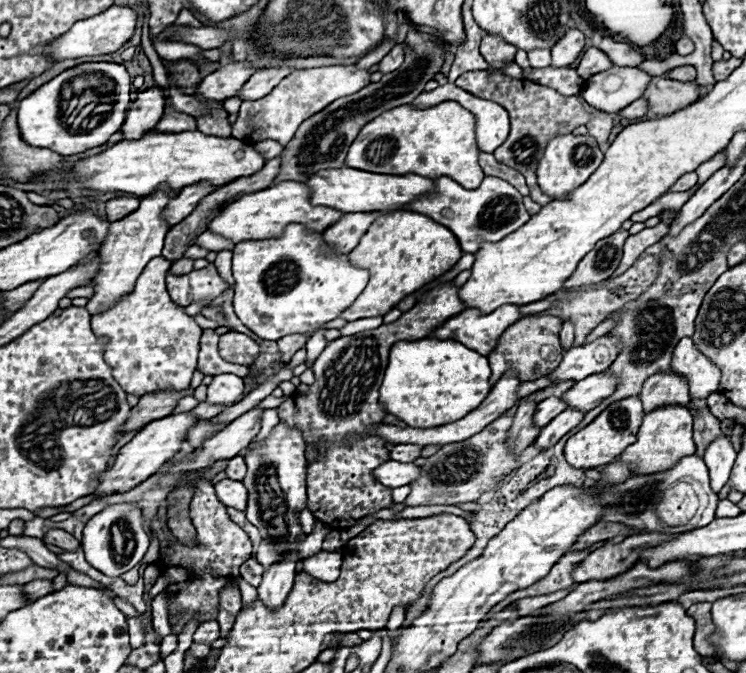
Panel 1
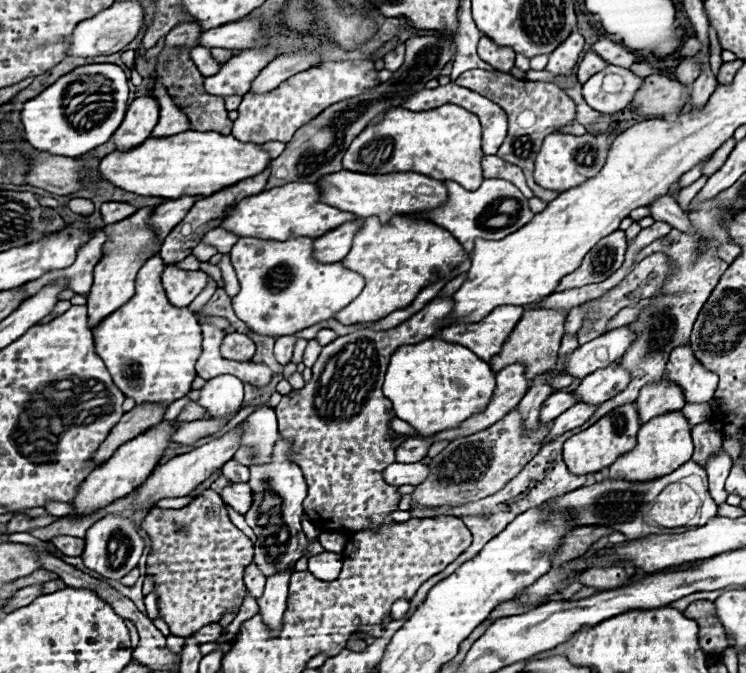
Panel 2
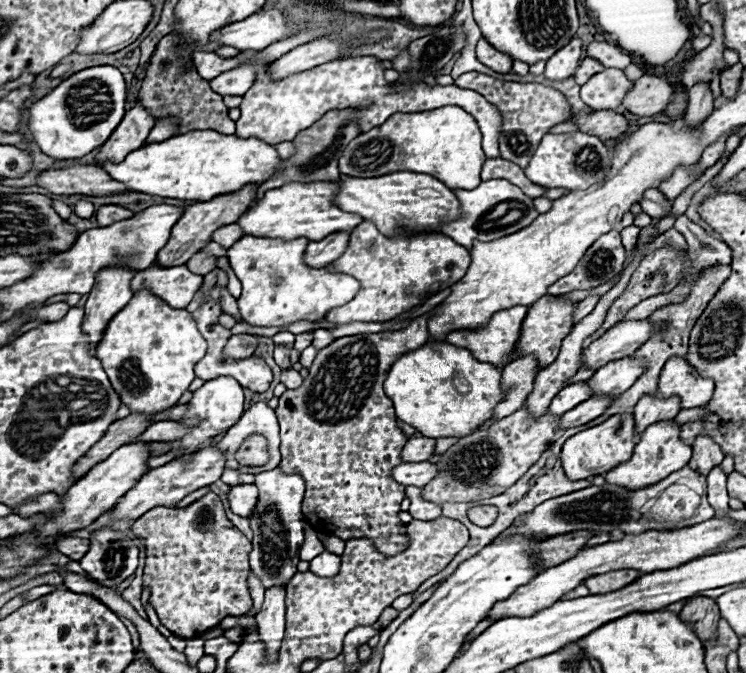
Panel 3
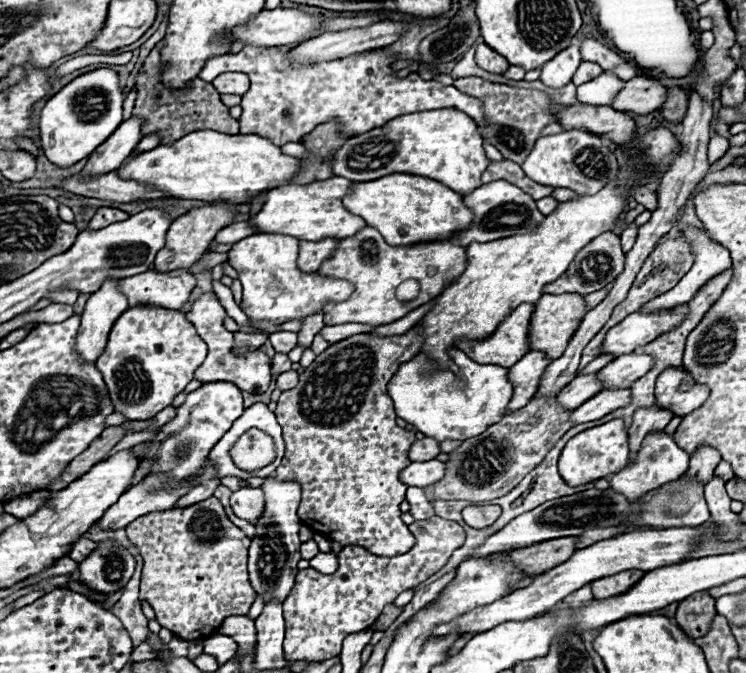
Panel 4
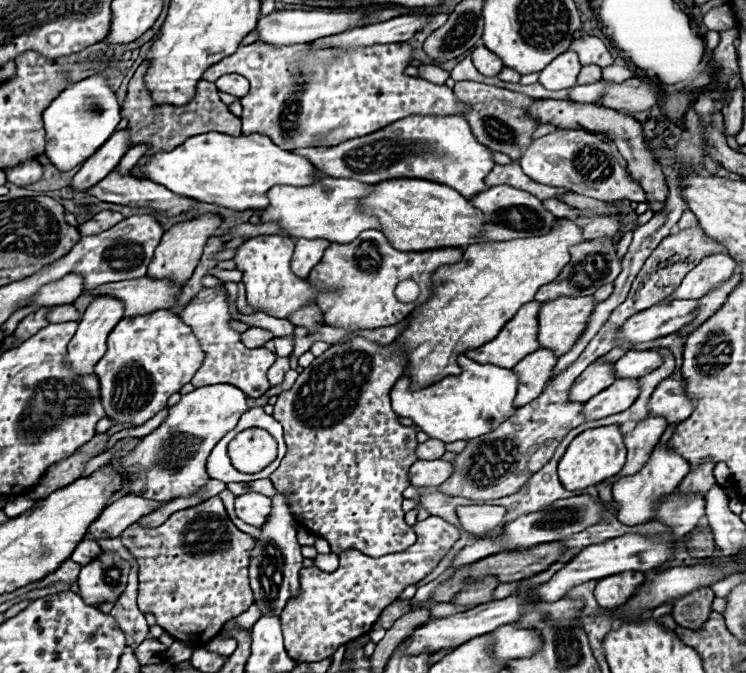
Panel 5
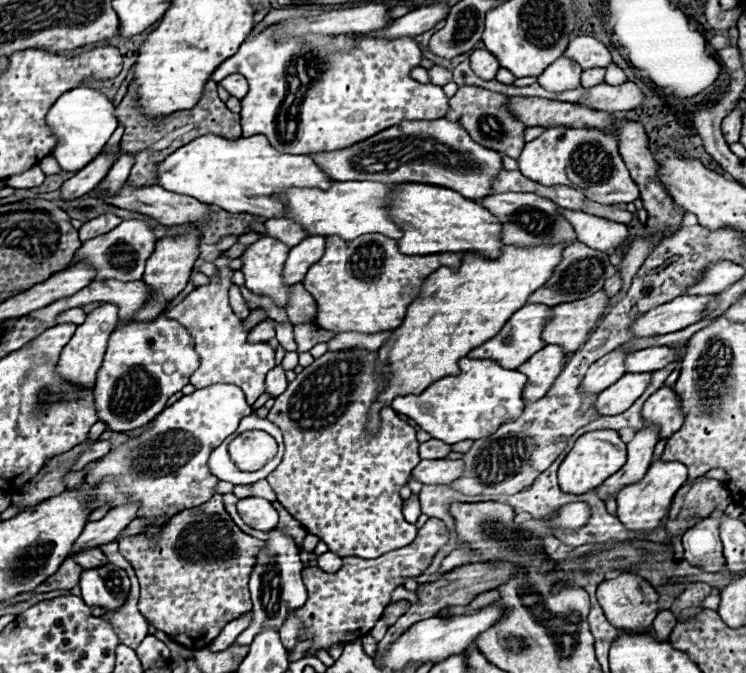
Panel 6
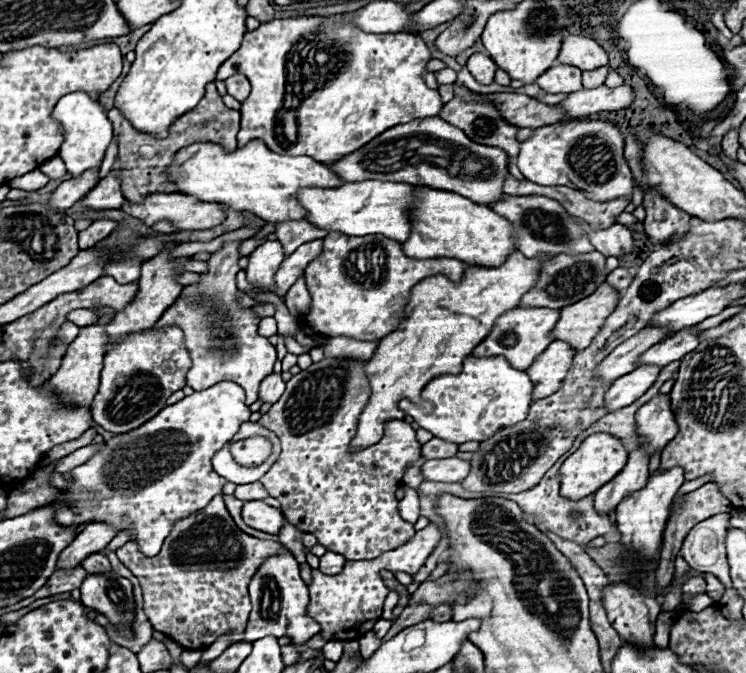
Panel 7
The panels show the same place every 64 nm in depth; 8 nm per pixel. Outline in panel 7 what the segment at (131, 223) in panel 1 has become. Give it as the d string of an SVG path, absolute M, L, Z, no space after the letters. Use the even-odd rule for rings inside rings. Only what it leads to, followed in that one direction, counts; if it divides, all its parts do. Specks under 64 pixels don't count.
M114 312L100 314L94 324L80 328L80 334L76 336L76 340L72 344L68 344L68 350L62 358L62 366L50 378L50 384L56 388L56 392L62 396L62 400L74 402L80 406L88 406L92 402L94 394L98 392L98 372L102 370L102 356L106 352L106 342L108 342L106 324L110 324L112 316L114 316Z

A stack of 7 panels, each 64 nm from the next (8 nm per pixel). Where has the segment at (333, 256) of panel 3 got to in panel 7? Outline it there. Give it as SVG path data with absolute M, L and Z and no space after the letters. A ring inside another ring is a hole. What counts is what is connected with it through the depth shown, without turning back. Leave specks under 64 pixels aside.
M310 240L302 246L298 246L278 268L276 272L276 294L282 296L288 292L288 288L298 280L298 276L306 270L306 264L314 260L314 256L322 254L322 240Z

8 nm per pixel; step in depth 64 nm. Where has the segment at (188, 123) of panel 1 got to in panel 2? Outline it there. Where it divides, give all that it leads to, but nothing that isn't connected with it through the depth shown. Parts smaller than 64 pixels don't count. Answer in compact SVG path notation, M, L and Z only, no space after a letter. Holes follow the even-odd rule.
M162 82L156 84L154 94L158 96L160 102L160 120L152 130L154 138L162 138L162 136L174 136L186 130L188 126L188 118L184 116L184 112L180 112L174 104L174 100L168 96L166 88L162 86Z

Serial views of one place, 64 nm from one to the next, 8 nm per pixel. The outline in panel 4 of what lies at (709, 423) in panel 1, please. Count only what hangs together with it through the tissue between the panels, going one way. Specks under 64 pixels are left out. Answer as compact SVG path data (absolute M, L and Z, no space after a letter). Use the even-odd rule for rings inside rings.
M700 446L692 456L690 456L690 466L688 466L688 476L700 480L700 482L708 482L710 476L714 474L714 468L720 462L720 454L716 448L710 446Z

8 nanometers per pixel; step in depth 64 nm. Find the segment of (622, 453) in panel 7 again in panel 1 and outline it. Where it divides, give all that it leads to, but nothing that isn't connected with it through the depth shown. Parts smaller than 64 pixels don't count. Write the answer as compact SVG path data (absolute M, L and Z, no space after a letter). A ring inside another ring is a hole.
M628 396L610 404L588 426L584 426L580 432L568 438L566 448L564 448L566 460L570 462L570 466L582 468L582 470L600 468L608 464L610 460L616 460L630 444L634 444L642 416L644 416L644 408L642 408L640 396Z

